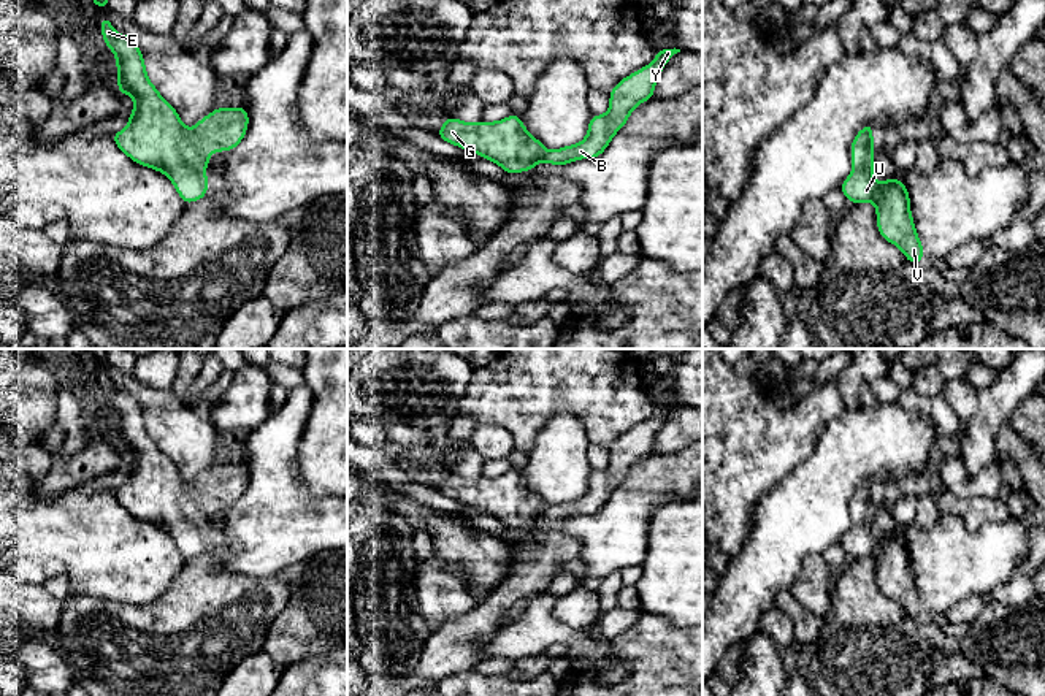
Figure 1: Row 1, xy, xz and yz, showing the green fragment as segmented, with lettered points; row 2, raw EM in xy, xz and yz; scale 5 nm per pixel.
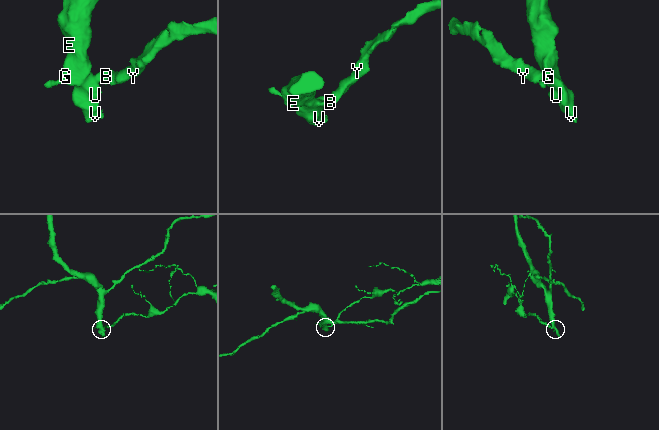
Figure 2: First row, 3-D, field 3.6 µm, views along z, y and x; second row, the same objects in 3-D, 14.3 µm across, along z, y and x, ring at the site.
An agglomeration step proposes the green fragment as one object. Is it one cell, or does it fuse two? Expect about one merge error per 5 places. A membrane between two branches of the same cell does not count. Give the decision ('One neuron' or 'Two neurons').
One neuron

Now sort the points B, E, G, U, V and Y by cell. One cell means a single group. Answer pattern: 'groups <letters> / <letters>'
groups B E G U V Y

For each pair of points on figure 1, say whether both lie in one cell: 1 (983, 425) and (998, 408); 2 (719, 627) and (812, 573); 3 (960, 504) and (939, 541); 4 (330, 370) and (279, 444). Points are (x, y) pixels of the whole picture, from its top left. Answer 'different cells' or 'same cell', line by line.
1: same cell
2: different cells
3: different cells
4: different cells

